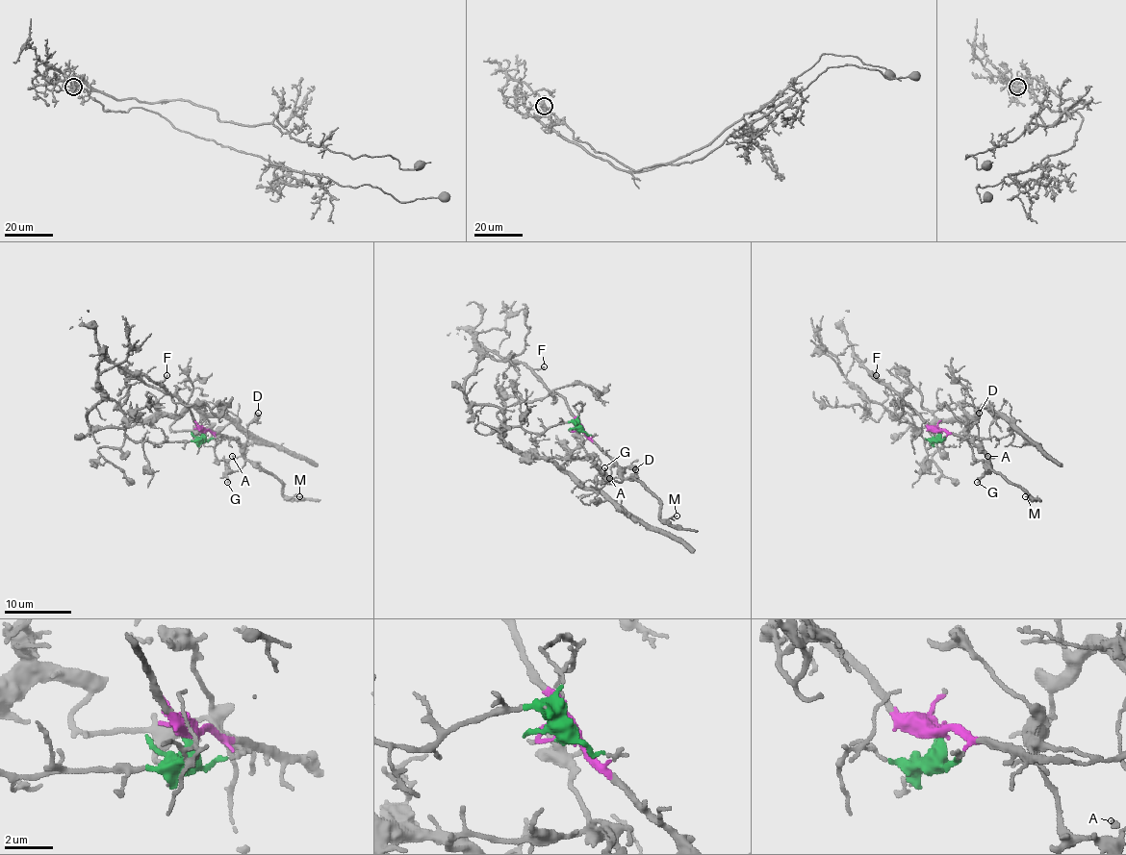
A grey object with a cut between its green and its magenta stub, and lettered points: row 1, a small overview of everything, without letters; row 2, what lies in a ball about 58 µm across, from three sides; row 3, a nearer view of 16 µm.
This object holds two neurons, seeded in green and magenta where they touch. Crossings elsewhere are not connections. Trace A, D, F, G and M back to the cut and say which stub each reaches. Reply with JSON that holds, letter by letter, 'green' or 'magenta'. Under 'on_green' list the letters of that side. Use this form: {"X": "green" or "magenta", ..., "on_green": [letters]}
{"A": "magenta", "D": "magenta", "F": "magenta", "G": "magenta", "M": "magenta", "on_green": []}

